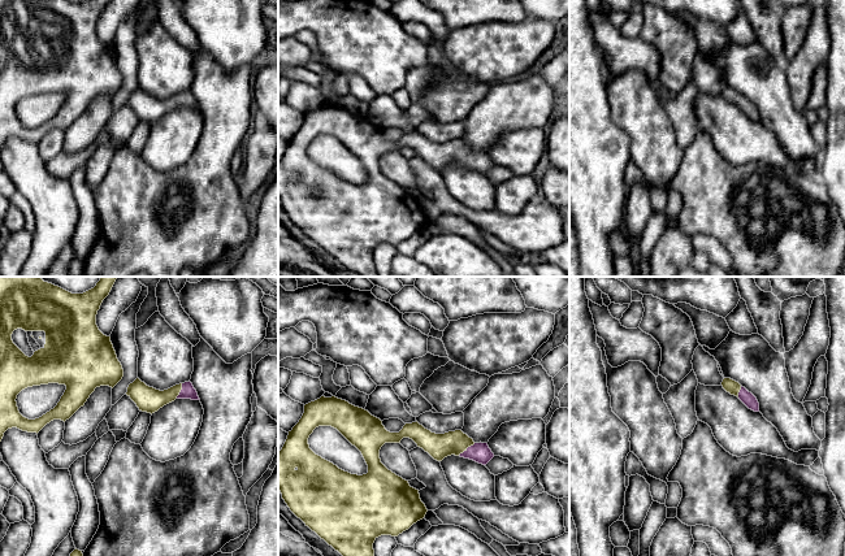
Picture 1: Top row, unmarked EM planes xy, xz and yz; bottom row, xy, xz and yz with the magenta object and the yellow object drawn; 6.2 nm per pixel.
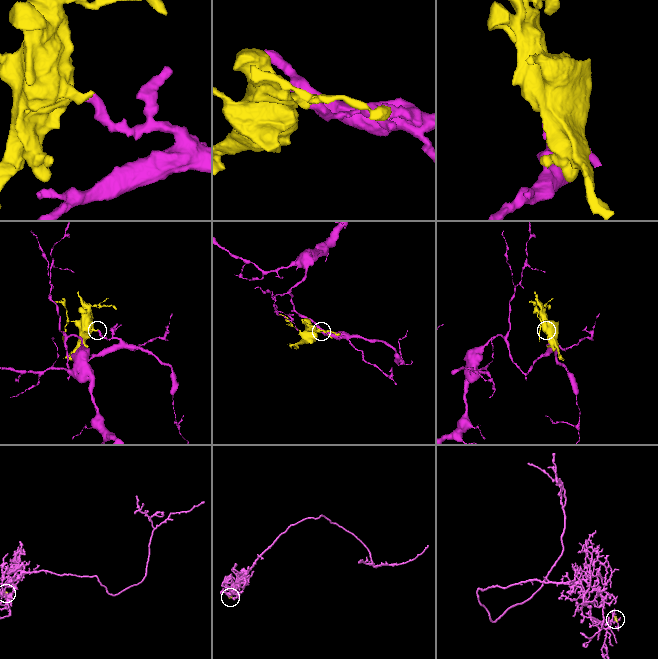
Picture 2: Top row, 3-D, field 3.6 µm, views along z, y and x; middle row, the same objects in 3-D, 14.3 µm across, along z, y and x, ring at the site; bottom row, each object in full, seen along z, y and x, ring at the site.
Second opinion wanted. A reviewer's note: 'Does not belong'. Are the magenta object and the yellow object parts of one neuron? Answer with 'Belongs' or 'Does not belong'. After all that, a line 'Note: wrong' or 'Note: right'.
Belongs
Note: wrong

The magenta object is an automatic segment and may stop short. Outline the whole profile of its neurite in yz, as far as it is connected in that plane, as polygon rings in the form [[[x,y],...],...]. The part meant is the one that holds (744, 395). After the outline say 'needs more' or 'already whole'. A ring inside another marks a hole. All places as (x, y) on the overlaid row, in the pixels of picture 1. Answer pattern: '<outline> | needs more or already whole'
[[[724,378],[722,386],[727,392],[737,396],[749,409],[759,412],[759,403],[757,398],[745,387],[742,387],[738,382],[731,378]]] | needs more

